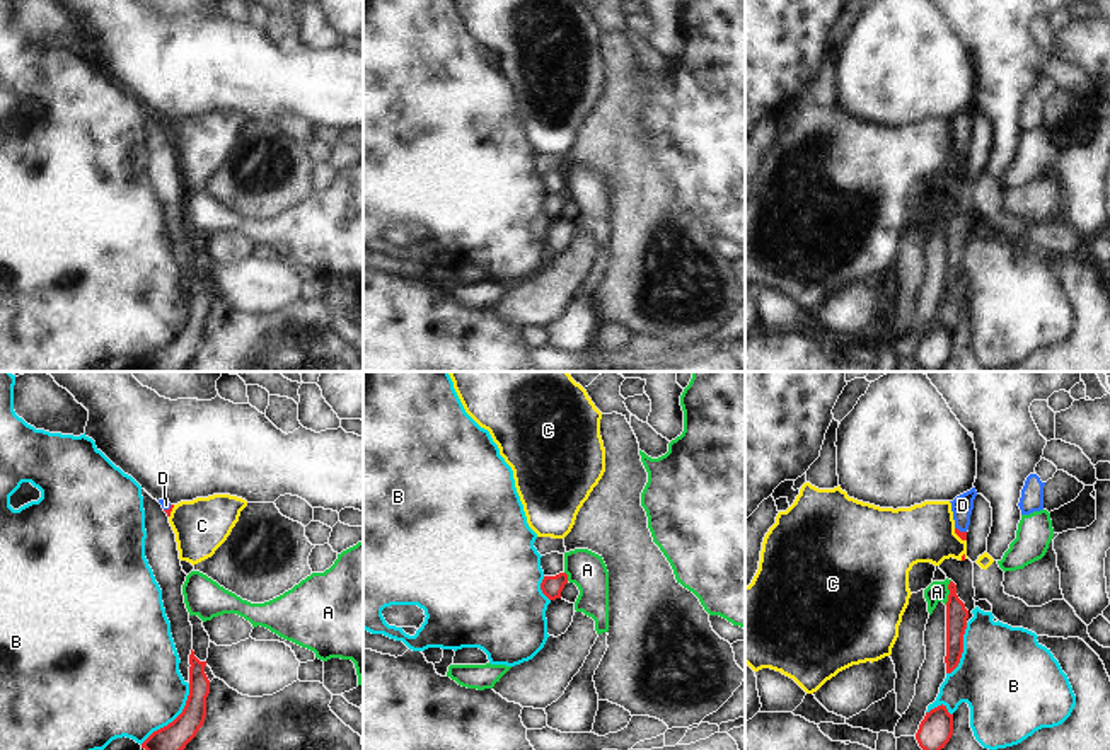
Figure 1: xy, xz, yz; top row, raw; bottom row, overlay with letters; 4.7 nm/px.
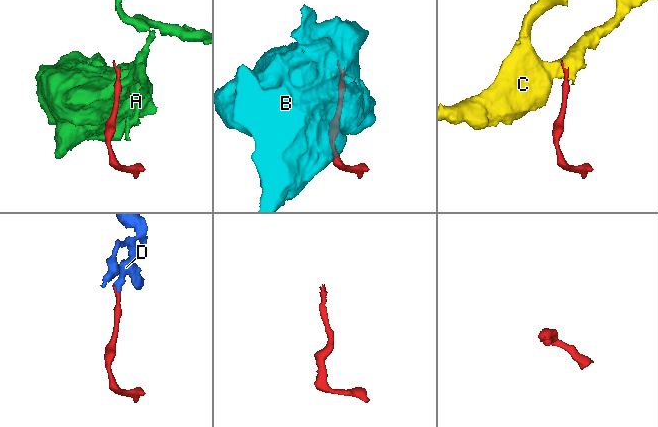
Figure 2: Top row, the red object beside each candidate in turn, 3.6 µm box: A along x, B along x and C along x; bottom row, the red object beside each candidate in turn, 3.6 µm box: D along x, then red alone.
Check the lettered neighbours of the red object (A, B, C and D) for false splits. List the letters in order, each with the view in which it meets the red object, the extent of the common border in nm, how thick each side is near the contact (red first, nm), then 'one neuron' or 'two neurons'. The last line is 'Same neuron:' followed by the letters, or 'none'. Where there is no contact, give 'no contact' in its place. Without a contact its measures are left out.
A: yz | 120 nm | 100/100 nm | two neurons
B: xy | 380 nm | 140/460 nm | two neurons
C: yz | 90 nm | 40/280 nm | two neurons
D: yz | 60 nm | 40/100 nm | one neuron
Same neuron: D

